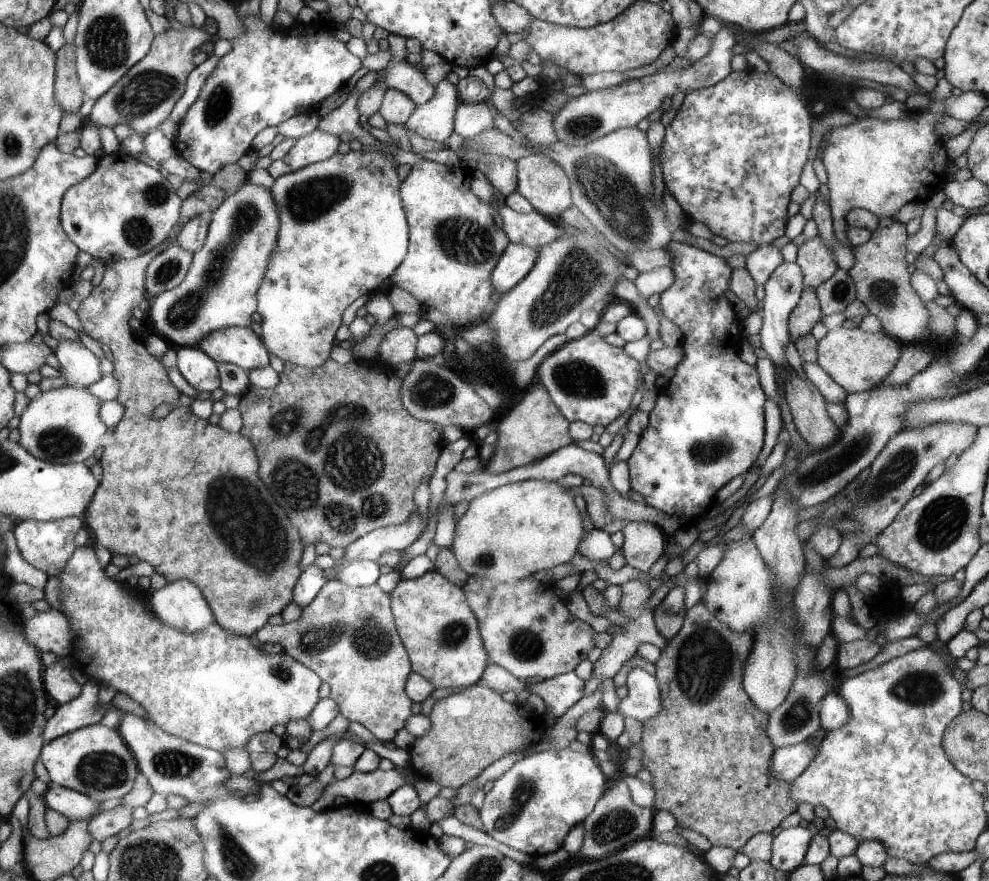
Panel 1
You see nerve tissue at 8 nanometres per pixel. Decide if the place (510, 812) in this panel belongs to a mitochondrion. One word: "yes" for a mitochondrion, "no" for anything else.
yes

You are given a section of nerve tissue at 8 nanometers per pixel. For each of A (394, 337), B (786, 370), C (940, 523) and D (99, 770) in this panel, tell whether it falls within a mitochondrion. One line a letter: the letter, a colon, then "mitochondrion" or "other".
A: other
B: other
C: mitochondrion
D: mitochondrion

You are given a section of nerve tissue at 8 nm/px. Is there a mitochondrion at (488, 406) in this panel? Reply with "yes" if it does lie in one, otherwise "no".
no

